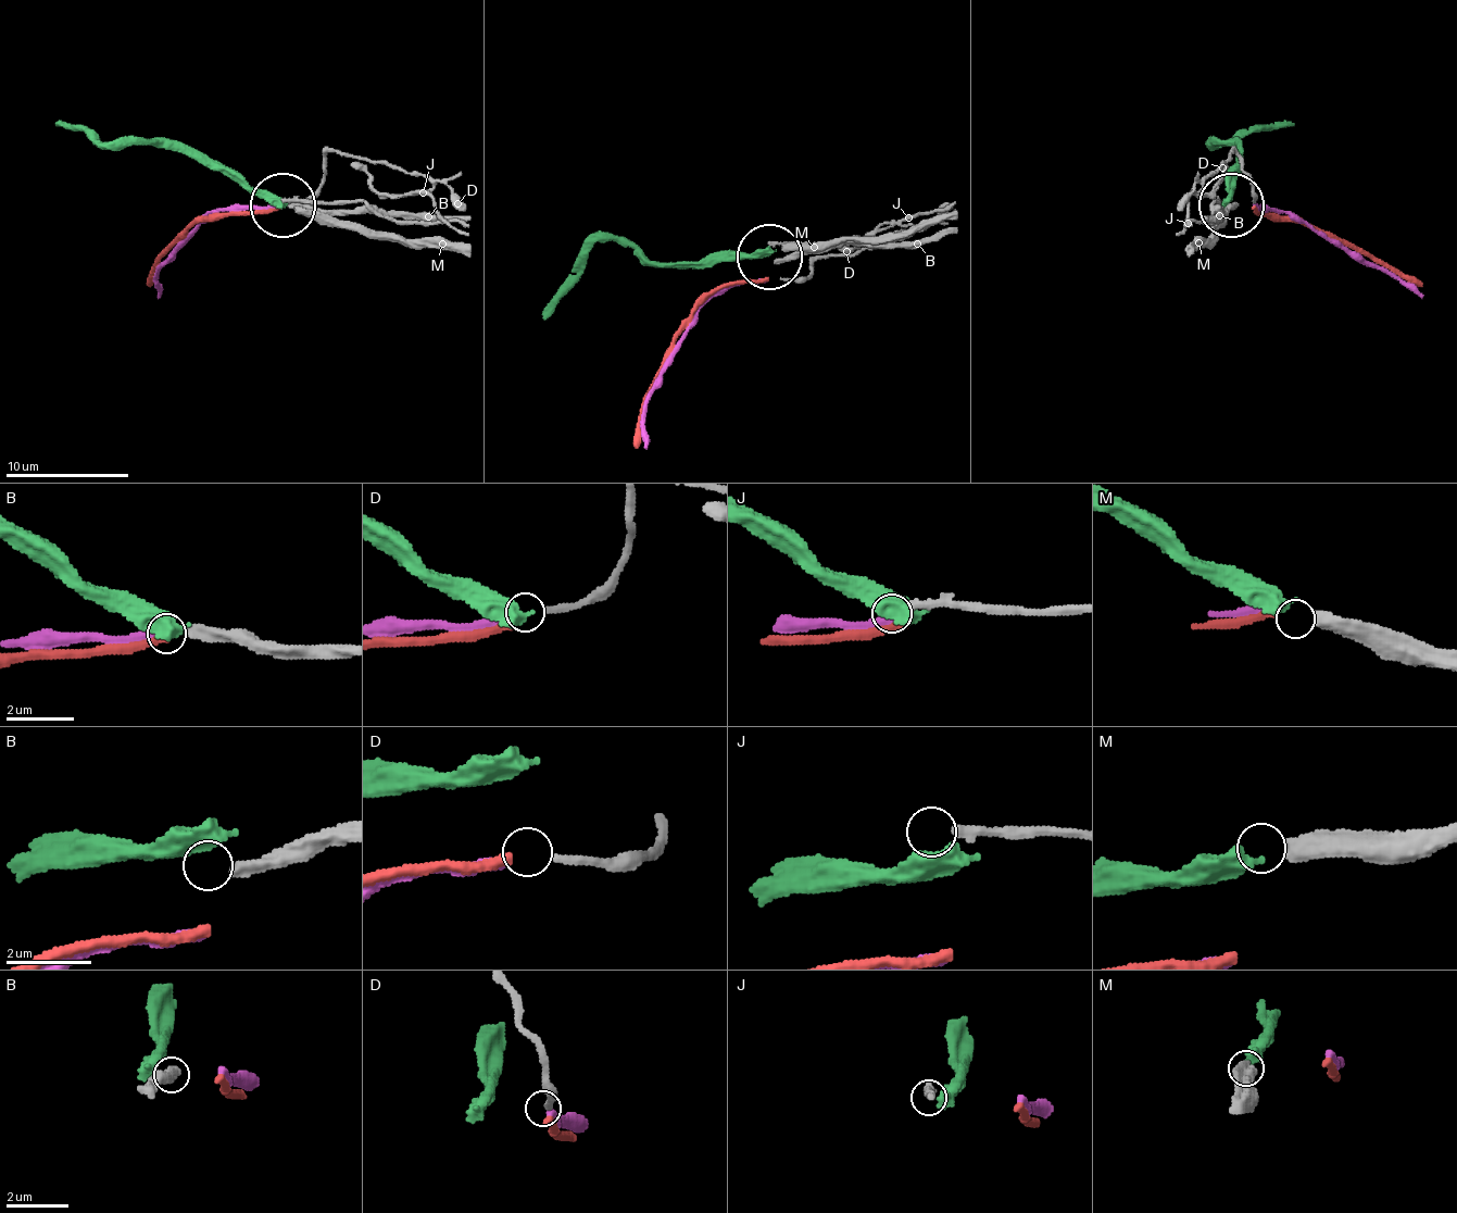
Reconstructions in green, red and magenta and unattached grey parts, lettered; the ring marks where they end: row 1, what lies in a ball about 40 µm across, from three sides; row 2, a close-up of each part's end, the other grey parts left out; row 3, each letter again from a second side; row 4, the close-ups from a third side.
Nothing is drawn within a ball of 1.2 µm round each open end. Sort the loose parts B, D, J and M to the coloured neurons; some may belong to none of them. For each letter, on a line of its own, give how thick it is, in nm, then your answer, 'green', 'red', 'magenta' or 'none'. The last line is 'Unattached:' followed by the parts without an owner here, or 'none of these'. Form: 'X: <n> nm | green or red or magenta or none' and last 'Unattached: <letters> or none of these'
B: 320 nm | none
D: 190 nm | magenta
J: 240 nm | none
M: 440 nm | green
Unattached: B, J

